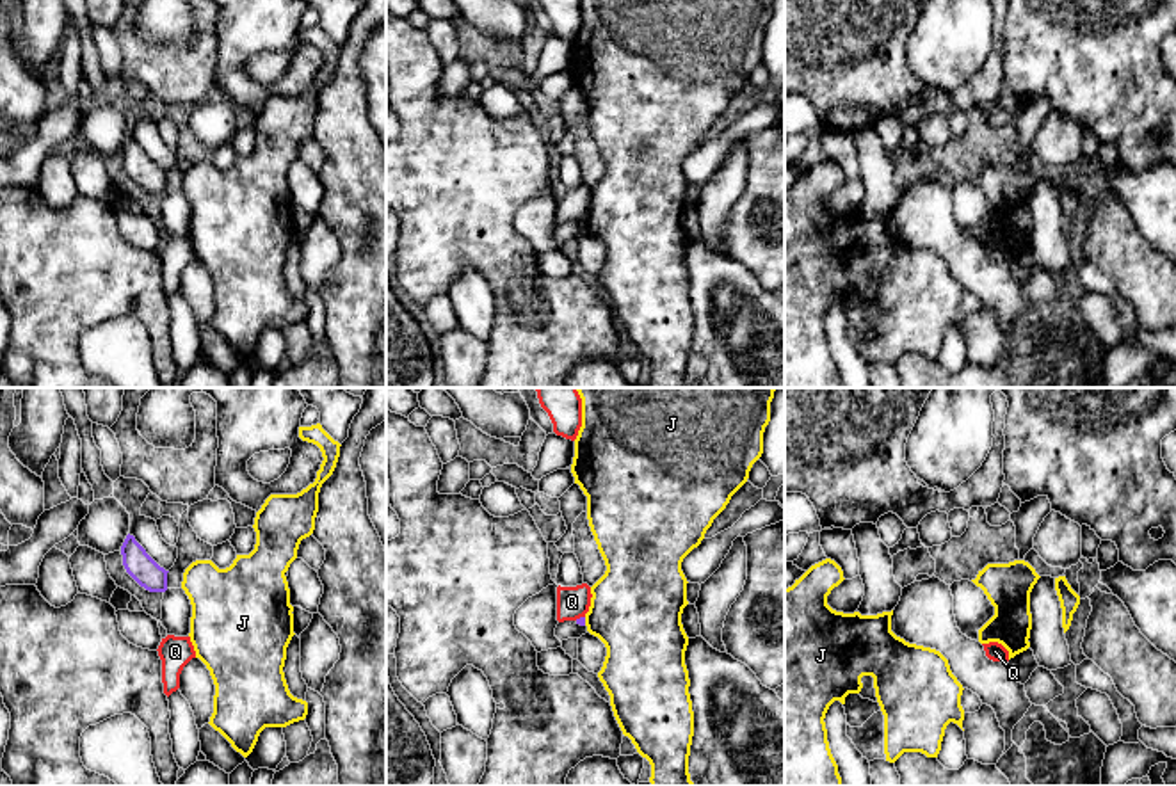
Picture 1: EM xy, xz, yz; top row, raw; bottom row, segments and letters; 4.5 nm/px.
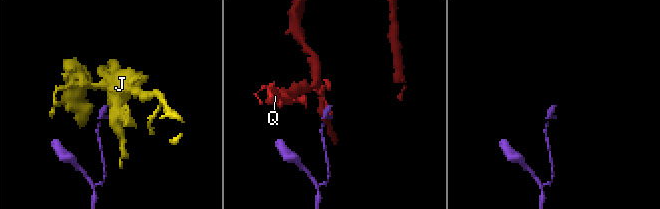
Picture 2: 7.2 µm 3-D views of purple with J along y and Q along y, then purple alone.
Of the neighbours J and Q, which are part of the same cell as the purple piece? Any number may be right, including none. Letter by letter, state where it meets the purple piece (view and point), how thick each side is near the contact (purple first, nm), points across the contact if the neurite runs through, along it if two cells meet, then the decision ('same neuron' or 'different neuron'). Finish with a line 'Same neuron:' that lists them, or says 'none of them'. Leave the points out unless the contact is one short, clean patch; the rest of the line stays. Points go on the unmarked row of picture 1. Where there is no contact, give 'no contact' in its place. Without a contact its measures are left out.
J: contact xz (584, 223); calibres 40 and 420 nm; different neuron
Q: contact xz (580, 219); calibres 40 and 140 nm; border xz (584, 217), (575, 221); different neuron
Same neuron: none of them

